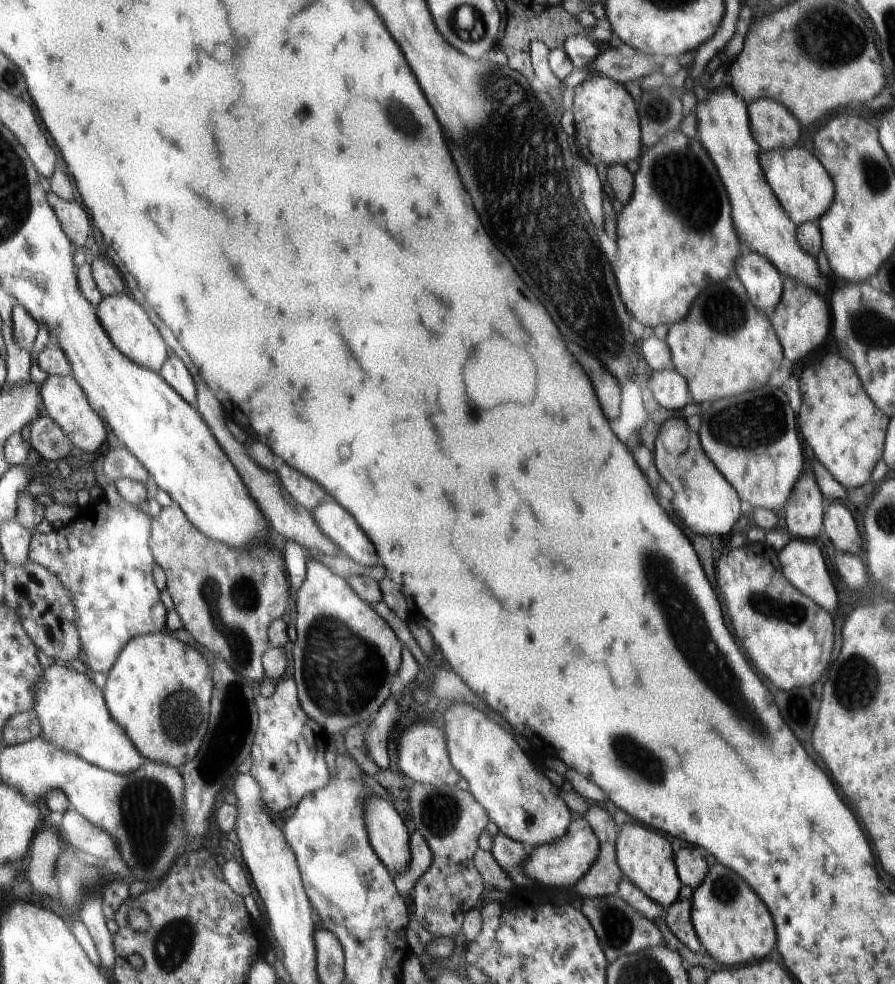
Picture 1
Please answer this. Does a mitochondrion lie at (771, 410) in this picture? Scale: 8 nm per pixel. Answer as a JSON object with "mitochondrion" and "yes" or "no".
{"mitochondrion":"yes"}

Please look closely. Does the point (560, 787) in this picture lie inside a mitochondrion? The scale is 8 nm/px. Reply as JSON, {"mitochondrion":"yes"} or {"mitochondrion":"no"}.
{"mitochondrion":"no"}

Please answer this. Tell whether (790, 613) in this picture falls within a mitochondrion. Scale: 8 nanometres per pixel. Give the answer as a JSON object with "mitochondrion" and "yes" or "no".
{"mitochondrion":"yes"}

